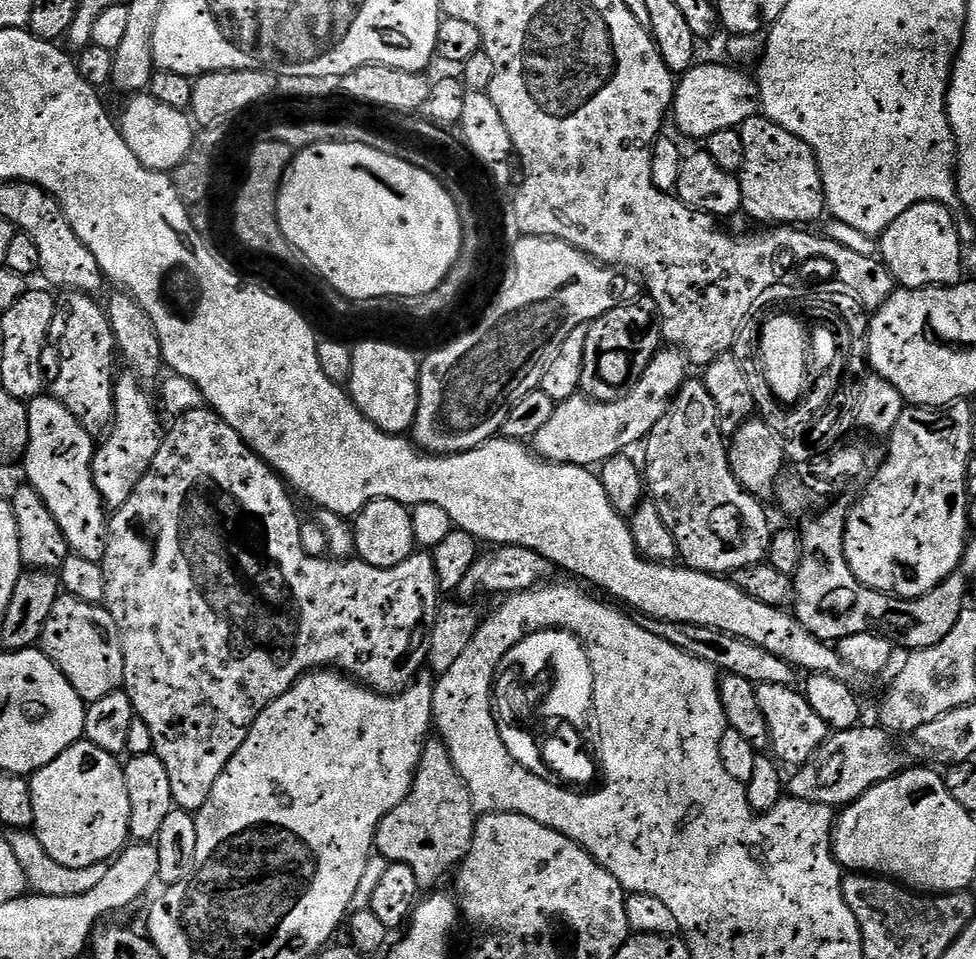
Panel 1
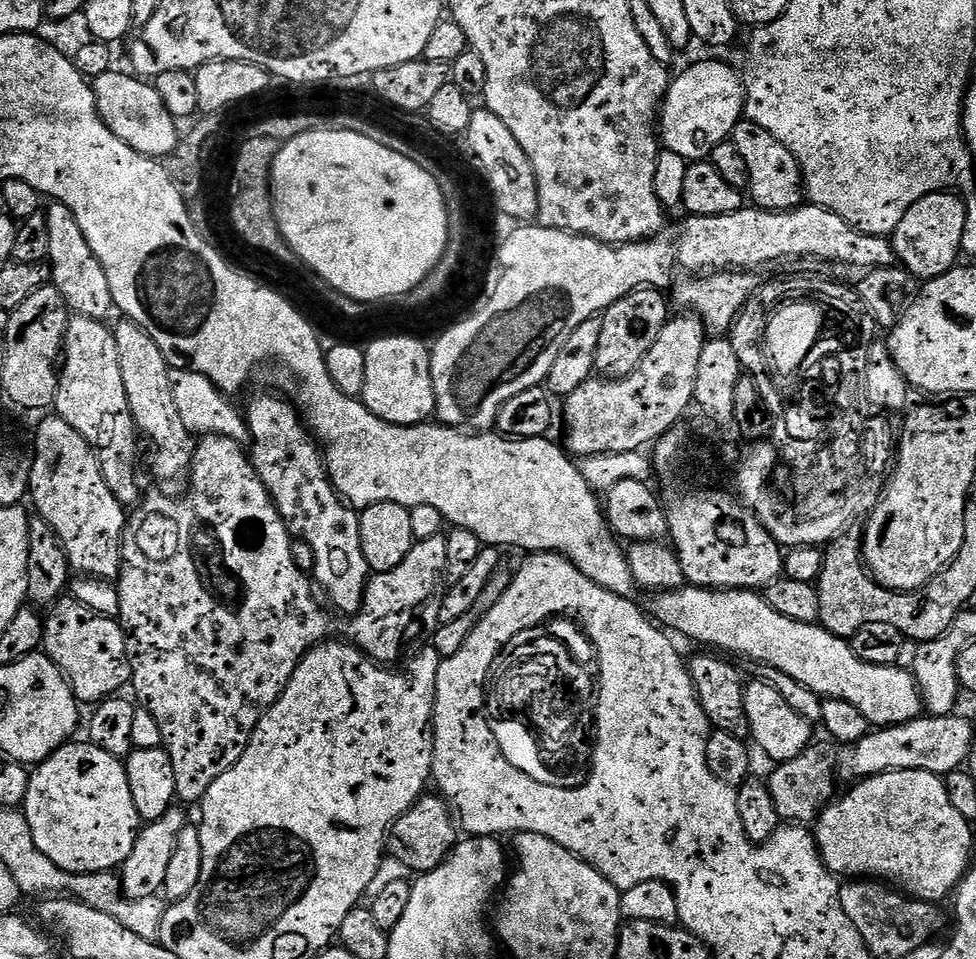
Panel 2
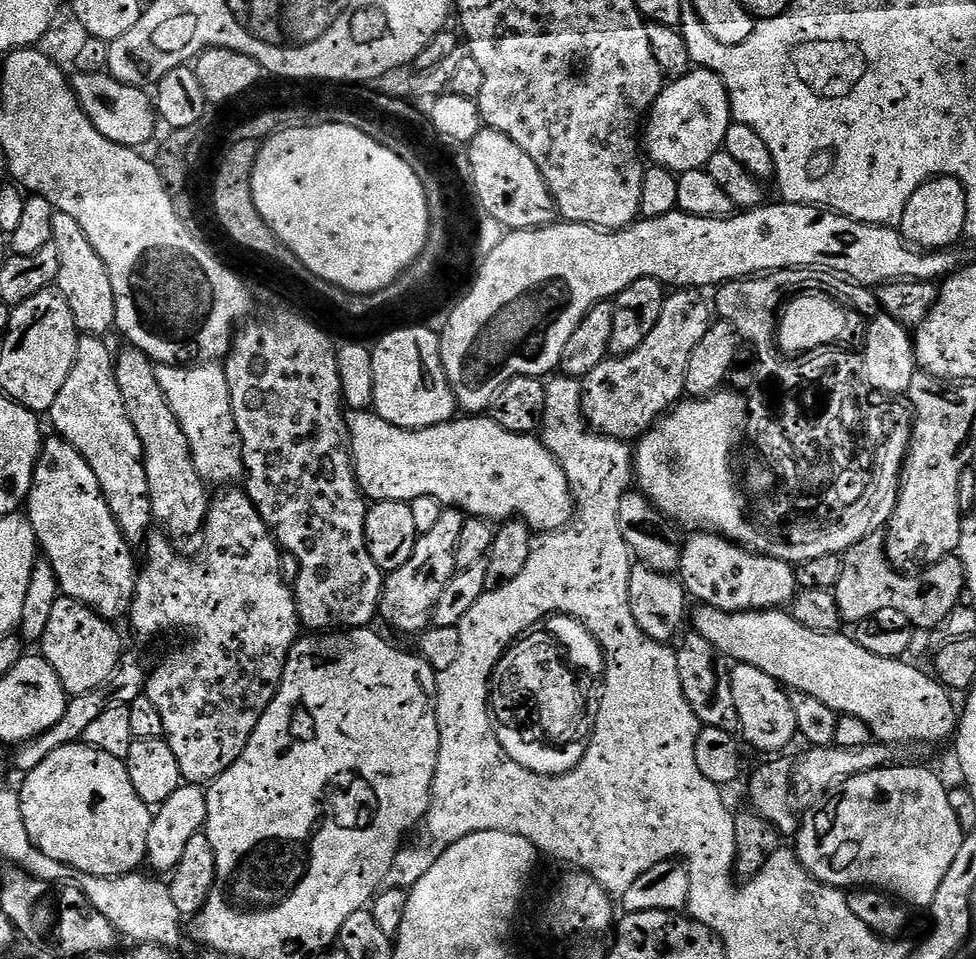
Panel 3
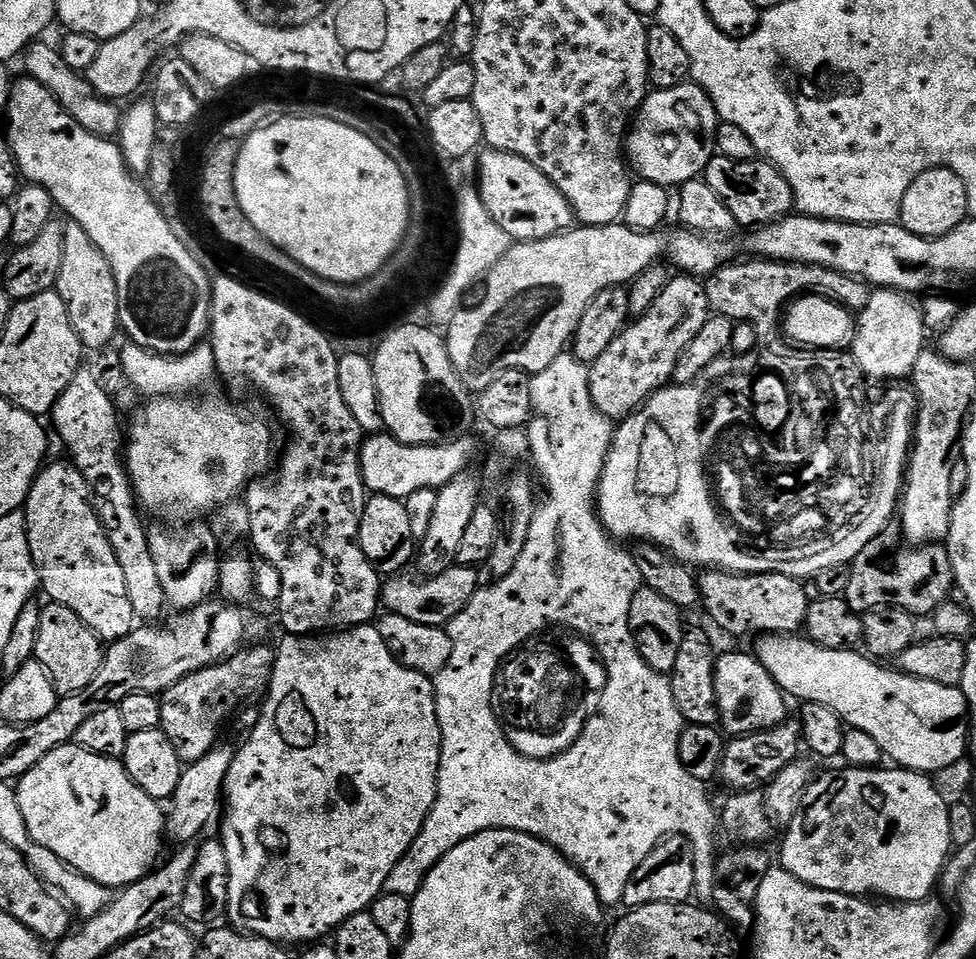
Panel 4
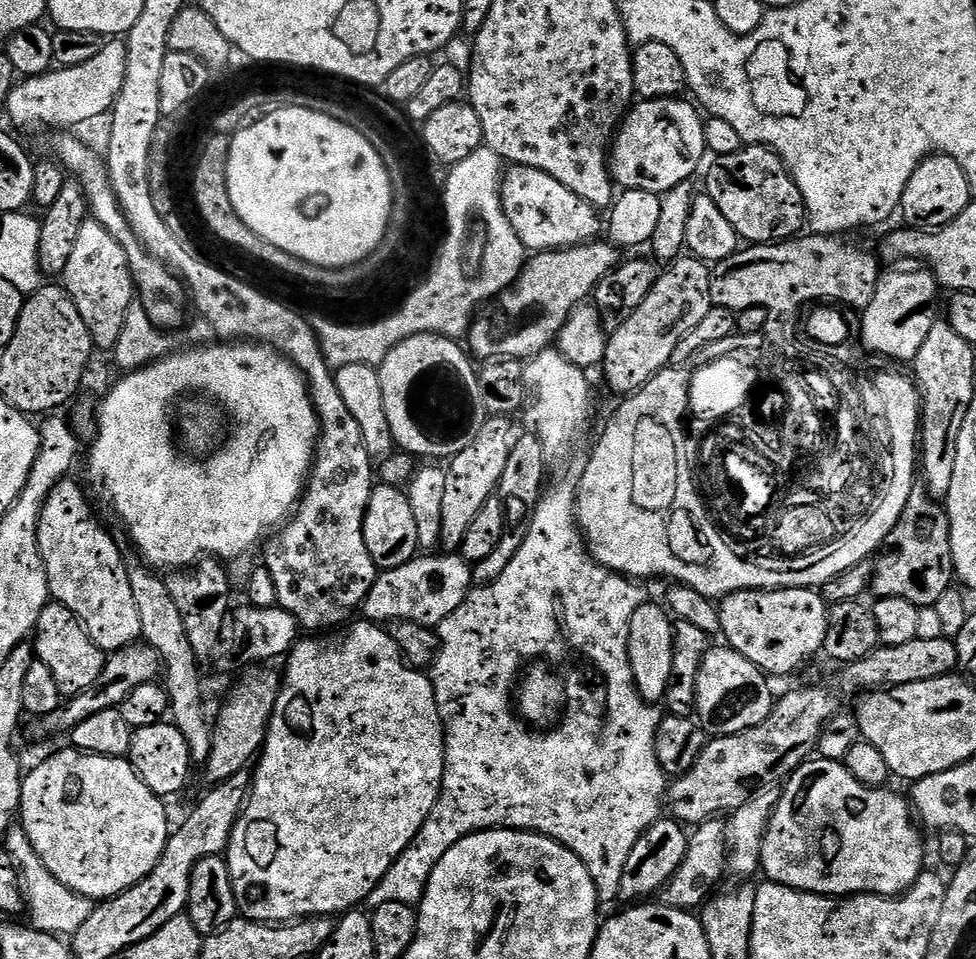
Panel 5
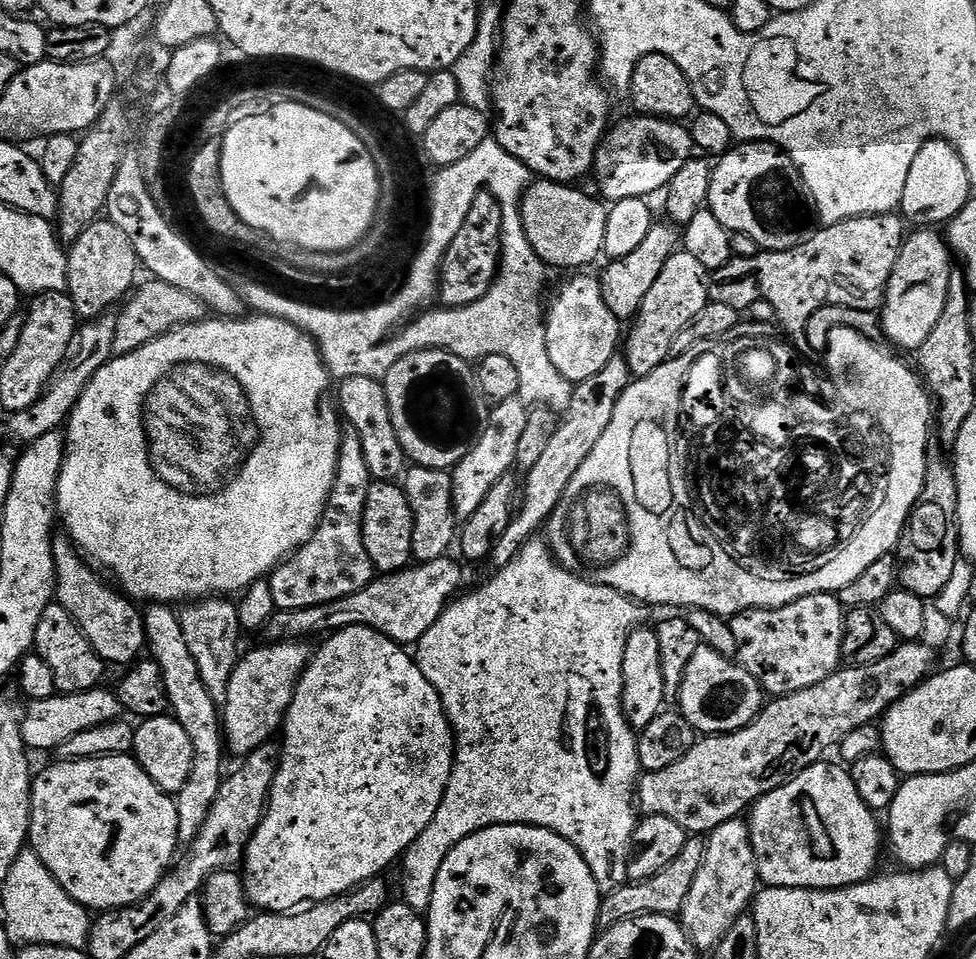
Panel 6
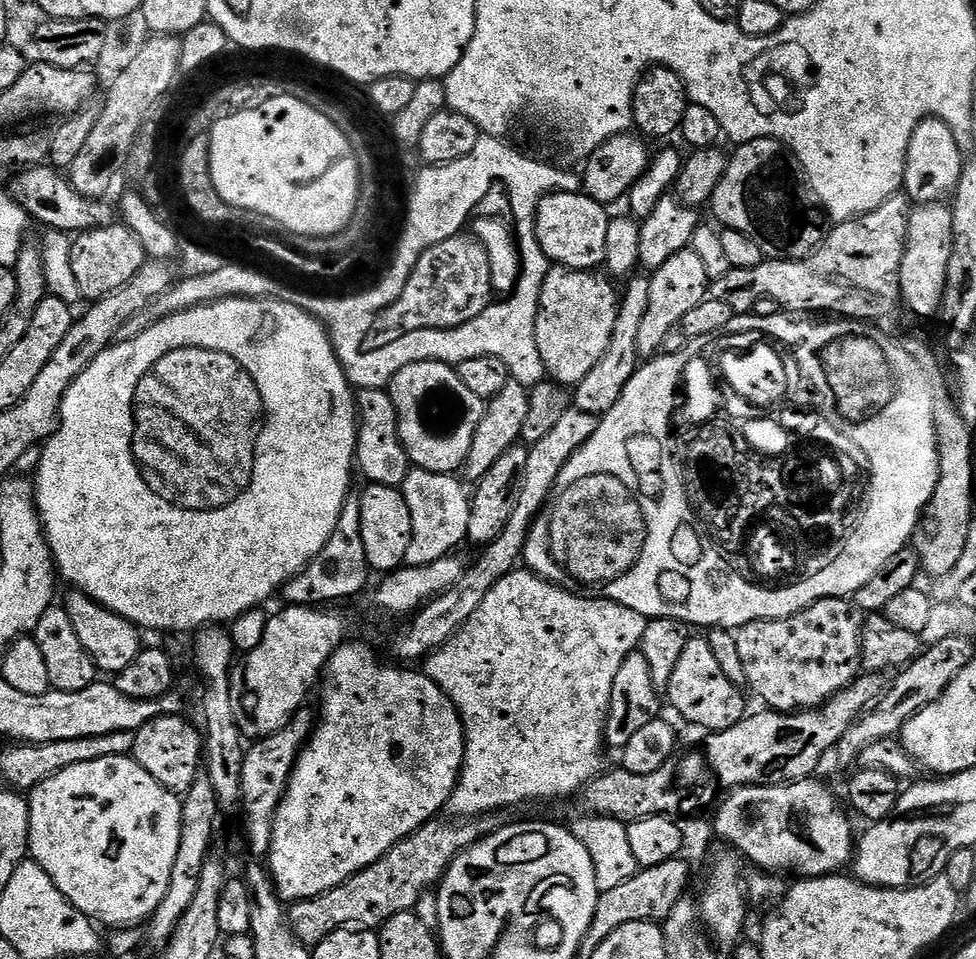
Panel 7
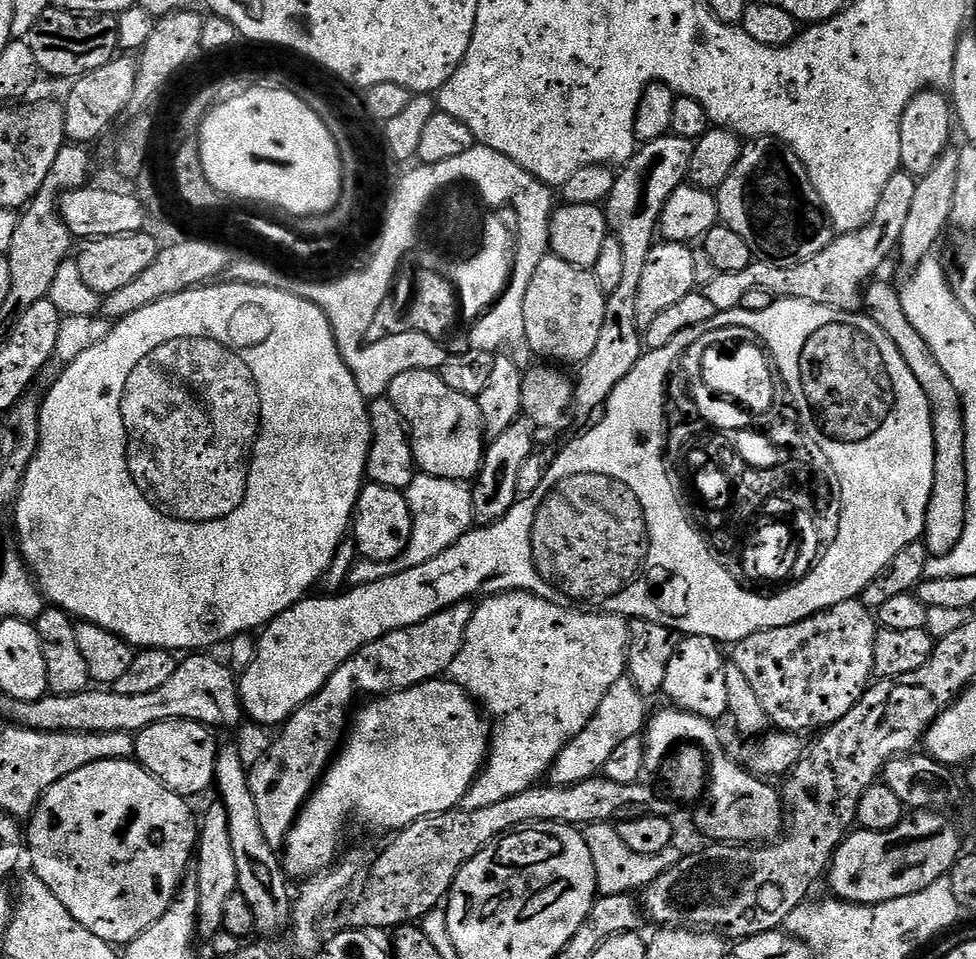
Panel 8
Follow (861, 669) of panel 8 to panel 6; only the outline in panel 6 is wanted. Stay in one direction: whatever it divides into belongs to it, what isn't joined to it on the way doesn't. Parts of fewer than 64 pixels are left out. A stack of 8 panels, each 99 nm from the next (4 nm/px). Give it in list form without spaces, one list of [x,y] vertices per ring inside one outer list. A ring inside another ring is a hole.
[[[815,592],[781,608],[747,608],[731,617],[736,656],[769,697],[801,692],[841,667],[846,609],[830,592]]]

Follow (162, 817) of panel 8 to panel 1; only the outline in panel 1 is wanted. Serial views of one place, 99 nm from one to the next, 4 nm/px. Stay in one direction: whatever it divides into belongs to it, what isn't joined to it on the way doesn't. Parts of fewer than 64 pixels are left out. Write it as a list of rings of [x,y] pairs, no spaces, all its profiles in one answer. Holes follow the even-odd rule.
[[[81,742],[70,746],[54,762],[42,766],[30,777],[34,798],[34,831],[46,854],[67,868],[108,864],[124,851],[130,840],[130,793],[126,790],[124,764],[106,750]]]

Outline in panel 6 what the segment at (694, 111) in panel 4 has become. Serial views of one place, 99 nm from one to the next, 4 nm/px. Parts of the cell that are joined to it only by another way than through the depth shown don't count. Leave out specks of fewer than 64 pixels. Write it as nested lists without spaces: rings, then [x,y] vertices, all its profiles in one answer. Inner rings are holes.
[[[632,114],[629,120],[615,124],[607,129],[601,140],[594,165],[599,195],[605,201],[651,197],[651,192],[667,189],[674,174],[682,170],[687,160],[693,159],[692,133],[683,123],[661,120],[659,116]]]

